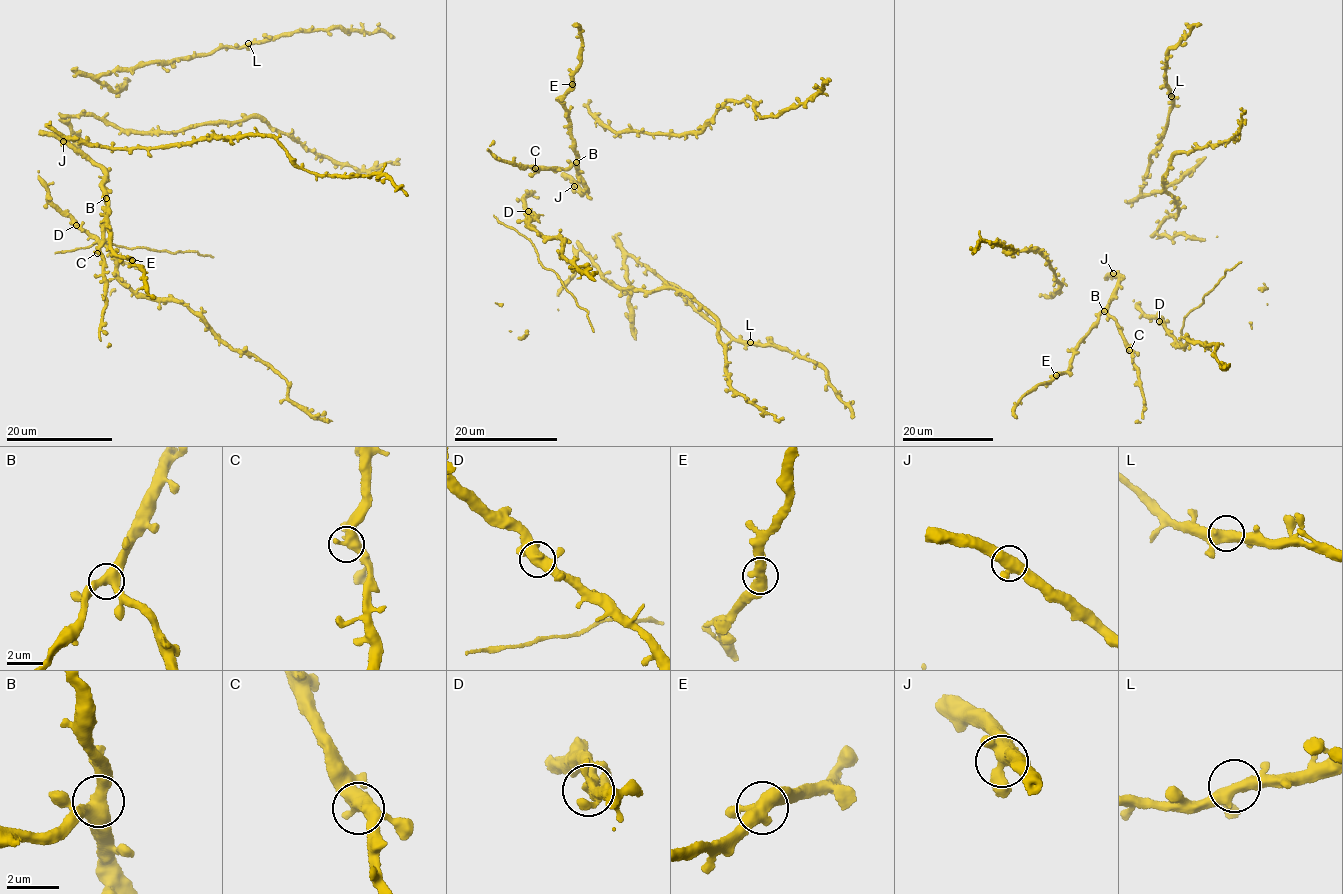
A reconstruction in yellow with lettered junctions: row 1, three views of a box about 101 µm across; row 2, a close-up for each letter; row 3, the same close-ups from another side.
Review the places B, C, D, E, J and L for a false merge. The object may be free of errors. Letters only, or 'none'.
none

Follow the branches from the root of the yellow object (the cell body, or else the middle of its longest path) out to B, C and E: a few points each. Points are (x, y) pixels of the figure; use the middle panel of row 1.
B: (582, 192), (585, 187), (578, 178), (576, 162)
C: (582, 192), (585, 187), (571, 163), (564, 169), (535, 168)
E: (582, 192), (585, 187), (574, 166), (576, 154), (571, 147), (570, 120), (560, 101), (573, 84)

